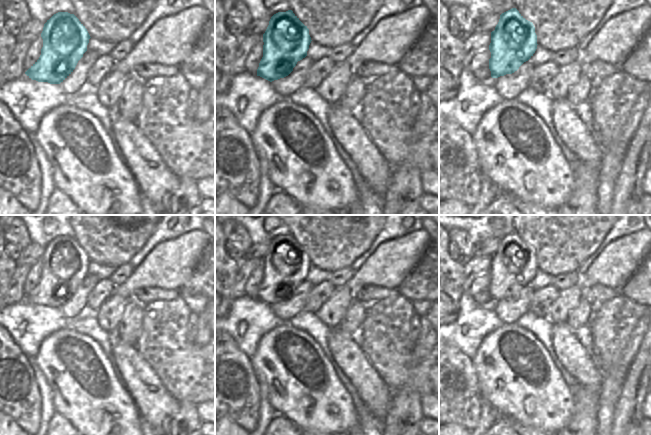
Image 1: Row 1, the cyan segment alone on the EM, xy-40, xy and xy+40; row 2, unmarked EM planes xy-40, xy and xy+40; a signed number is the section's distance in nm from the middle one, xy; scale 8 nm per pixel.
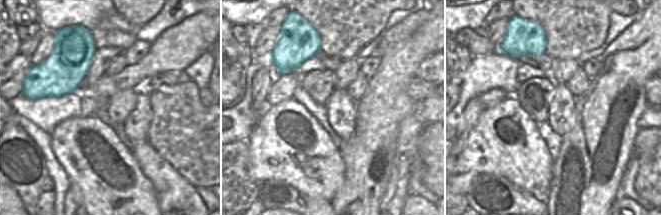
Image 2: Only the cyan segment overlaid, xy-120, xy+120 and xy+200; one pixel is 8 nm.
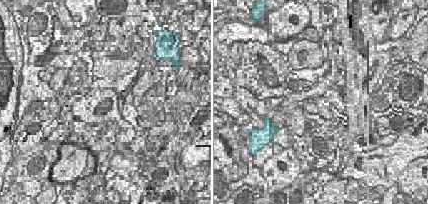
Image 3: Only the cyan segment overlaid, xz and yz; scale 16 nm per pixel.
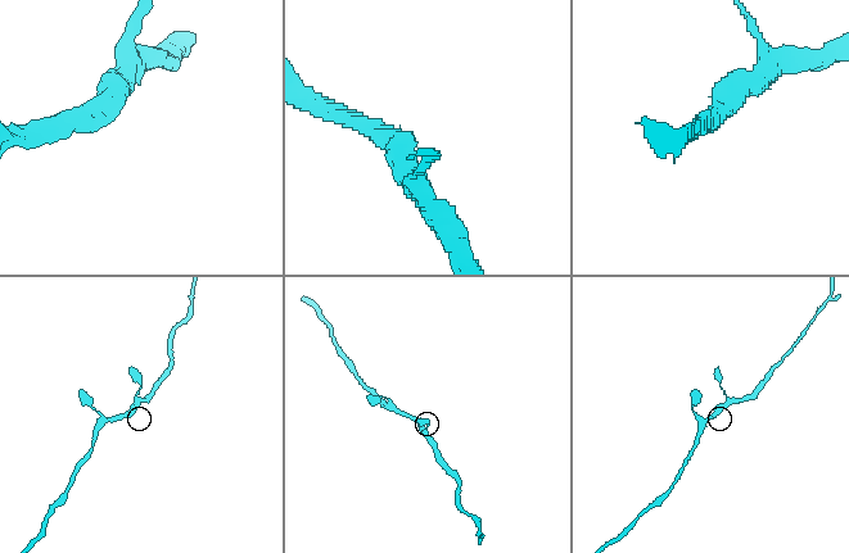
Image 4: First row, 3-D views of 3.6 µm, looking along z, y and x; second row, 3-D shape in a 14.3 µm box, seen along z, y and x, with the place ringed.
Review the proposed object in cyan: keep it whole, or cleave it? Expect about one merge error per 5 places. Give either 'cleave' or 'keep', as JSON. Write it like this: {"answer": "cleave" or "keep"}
{"answer": "keep"}

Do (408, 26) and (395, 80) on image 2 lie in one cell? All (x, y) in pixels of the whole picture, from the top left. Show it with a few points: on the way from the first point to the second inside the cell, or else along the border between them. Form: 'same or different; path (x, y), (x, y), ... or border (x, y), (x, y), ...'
different; border (423, 23), (409, 36), (396, 42), (385, 51)

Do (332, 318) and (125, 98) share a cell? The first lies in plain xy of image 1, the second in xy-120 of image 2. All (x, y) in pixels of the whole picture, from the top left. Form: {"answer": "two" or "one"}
{"answer": "one"}

